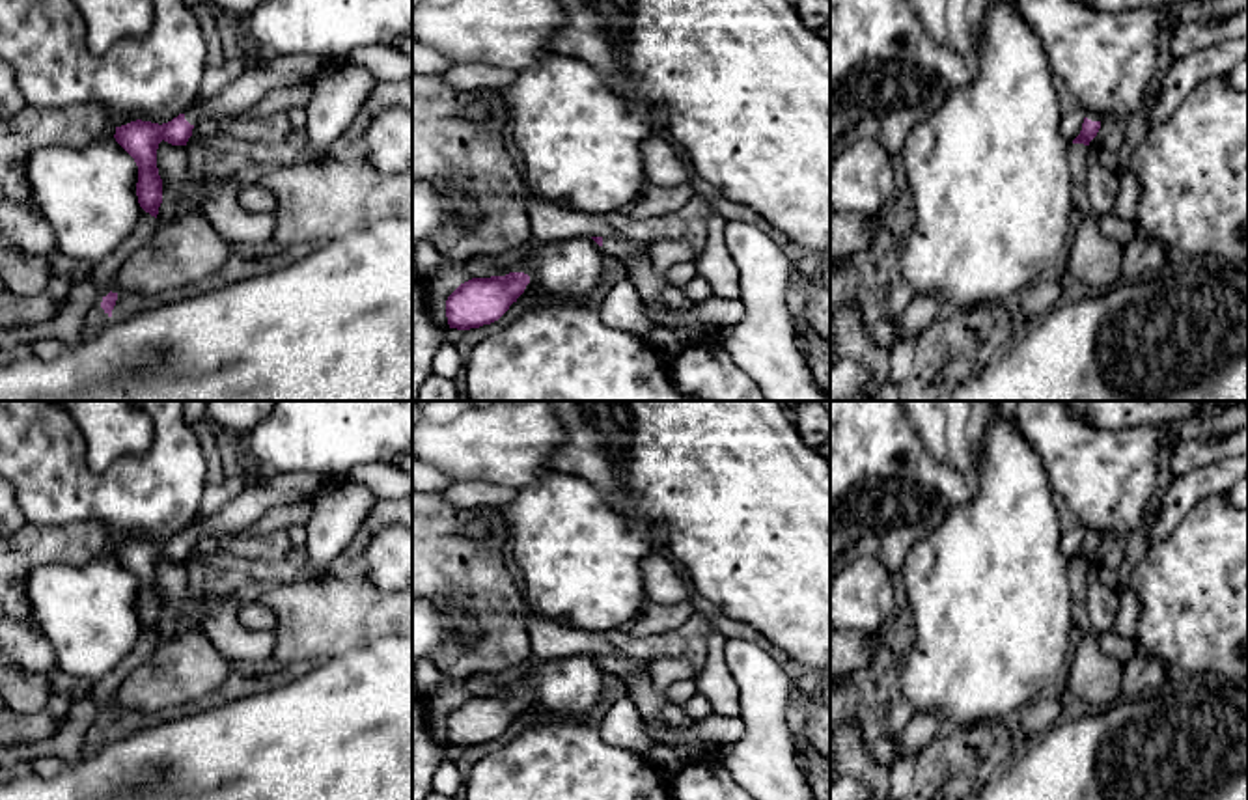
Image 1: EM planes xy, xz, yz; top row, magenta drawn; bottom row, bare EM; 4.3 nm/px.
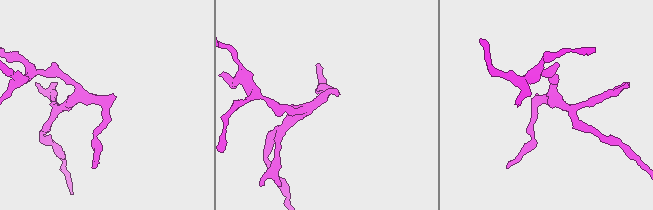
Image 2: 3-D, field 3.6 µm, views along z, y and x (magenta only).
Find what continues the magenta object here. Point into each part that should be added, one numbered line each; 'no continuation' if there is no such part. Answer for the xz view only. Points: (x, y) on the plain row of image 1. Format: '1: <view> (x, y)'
1: xz (627, 668)

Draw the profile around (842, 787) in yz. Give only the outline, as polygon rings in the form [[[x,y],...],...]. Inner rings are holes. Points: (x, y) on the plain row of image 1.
[[[854,778],[830,781],[830,800],[873,800],[873,794]]]

